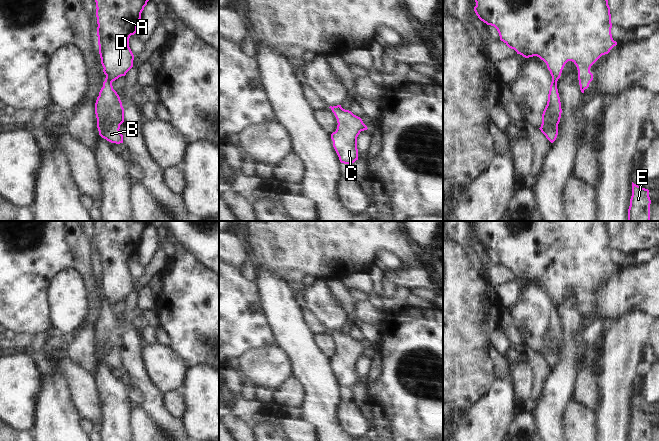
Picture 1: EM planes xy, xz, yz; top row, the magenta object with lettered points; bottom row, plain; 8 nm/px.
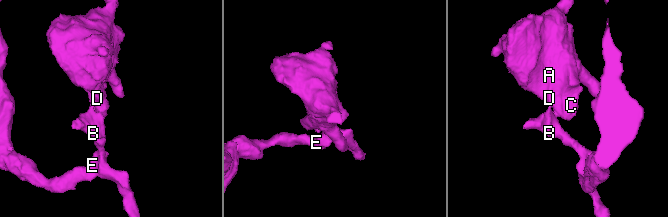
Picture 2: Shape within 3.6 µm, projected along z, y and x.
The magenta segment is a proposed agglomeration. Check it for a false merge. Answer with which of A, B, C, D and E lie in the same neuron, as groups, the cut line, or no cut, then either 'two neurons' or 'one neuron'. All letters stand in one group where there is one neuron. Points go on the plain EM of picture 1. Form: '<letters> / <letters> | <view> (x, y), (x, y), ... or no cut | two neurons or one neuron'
A C D / B E | xy (106, 300), (112, 305) | two neurons

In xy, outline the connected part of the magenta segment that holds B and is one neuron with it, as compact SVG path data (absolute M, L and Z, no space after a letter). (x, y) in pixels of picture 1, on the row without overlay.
M105 302L95 327L99 359L111 367L123 367L120 349L124 346L124 332L112 305Z

